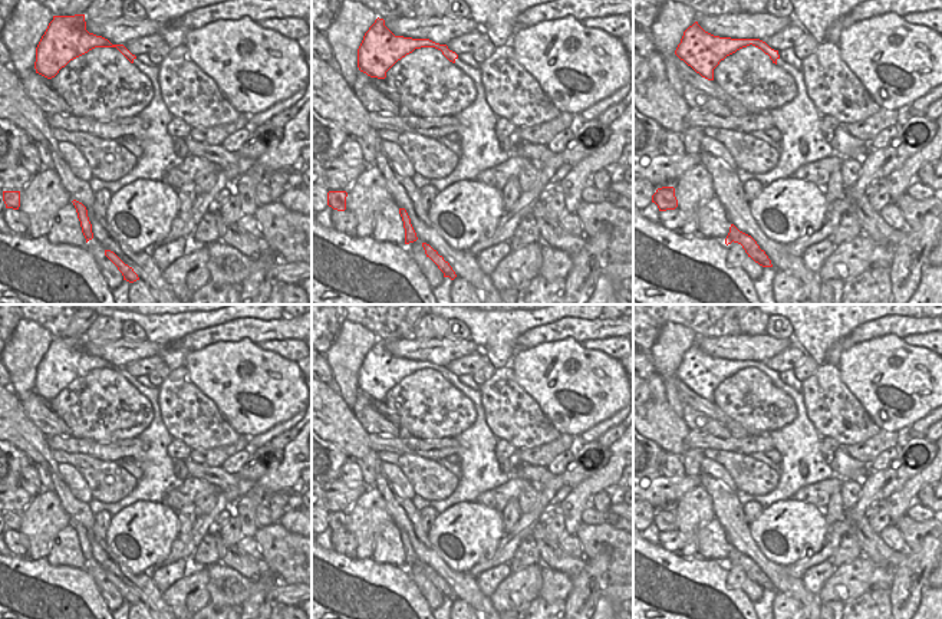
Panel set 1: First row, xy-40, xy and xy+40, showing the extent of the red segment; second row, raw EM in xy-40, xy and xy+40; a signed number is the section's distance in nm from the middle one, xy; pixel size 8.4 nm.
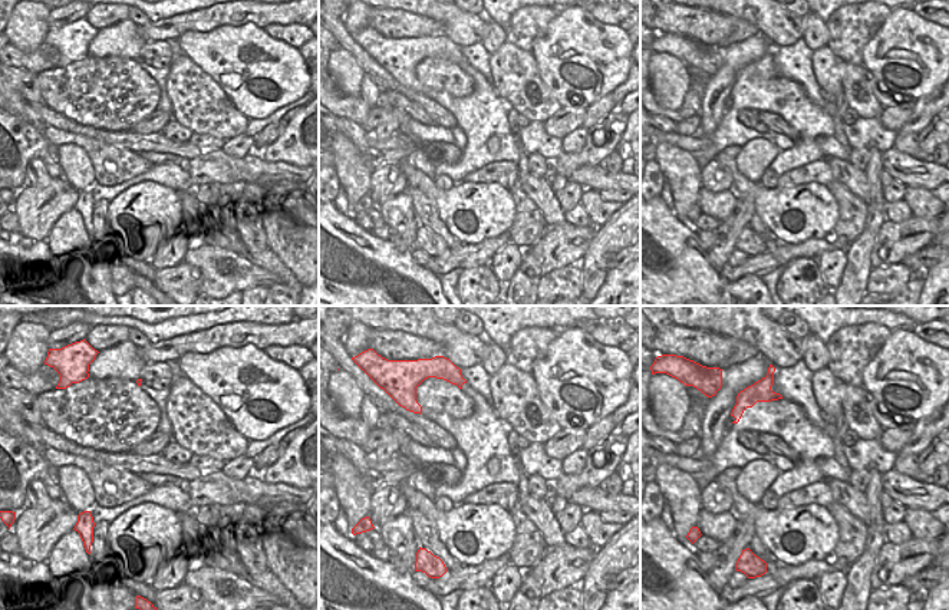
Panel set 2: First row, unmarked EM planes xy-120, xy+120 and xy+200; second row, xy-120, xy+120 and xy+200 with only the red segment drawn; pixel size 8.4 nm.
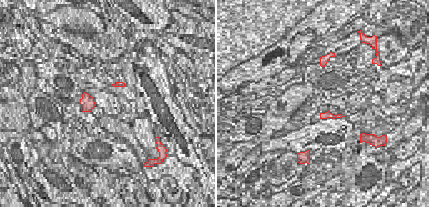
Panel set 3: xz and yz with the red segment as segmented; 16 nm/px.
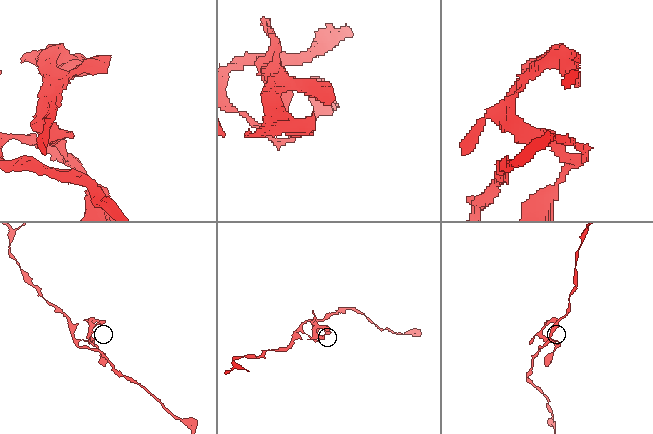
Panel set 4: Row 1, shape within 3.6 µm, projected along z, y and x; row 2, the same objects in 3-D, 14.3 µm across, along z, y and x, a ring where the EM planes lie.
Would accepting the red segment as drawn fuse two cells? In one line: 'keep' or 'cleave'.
cleave

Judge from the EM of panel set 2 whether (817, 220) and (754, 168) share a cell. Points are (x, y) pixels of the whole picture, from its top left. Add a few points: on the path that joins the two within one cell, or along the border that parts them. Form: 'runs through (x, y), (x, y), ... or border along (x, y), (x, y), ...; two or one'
border along (732, 160), (747, 178), (758, 182); two

